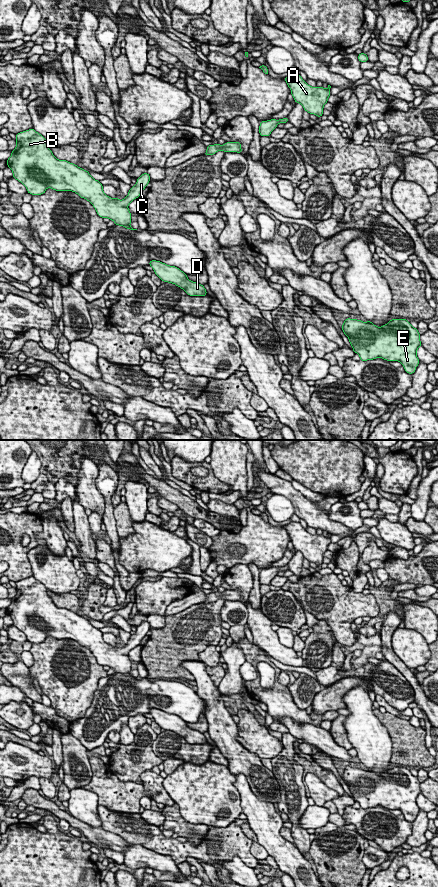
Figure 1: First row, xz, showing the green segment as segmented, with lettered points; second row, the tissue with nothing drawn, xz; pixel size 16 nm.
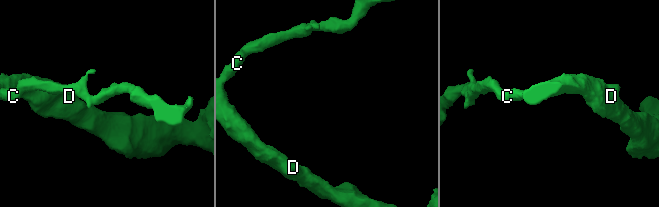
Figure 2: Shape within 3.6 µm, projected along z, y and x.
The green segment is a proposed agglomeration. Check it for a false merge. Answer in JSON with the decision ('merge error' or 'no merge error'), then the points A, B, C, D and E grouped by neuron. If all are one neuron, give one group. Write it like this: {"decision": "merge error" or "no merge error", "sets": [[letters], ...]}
{"decision": "no merge error", "sets": [["A", "B", "C", "D", "E"]]}

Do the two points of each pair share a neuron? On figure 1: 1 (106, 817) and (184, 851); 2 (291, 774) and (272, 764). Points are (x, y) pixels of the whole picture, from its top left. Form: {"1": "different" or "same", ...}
{"1": "same", "2": "same"}

